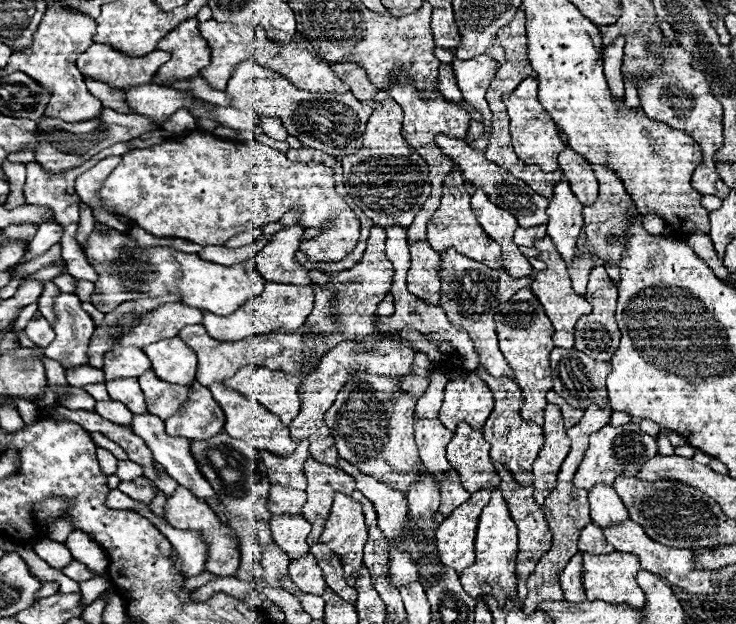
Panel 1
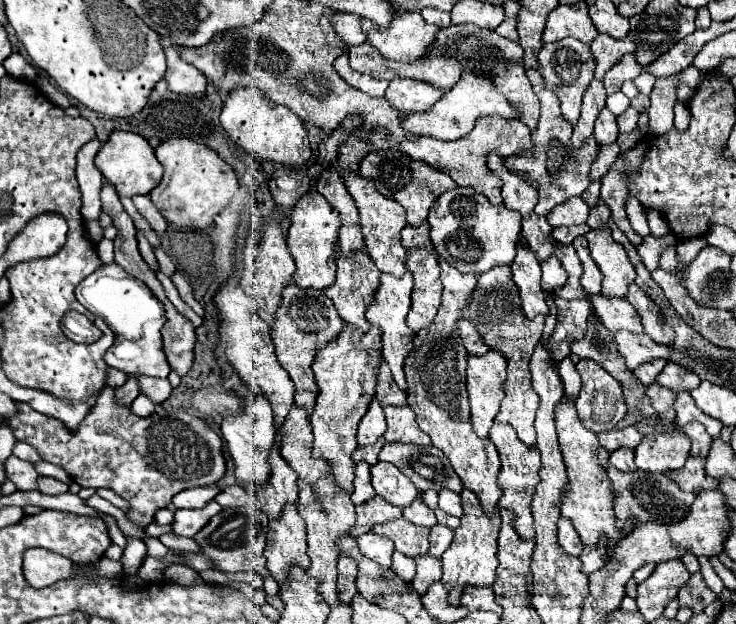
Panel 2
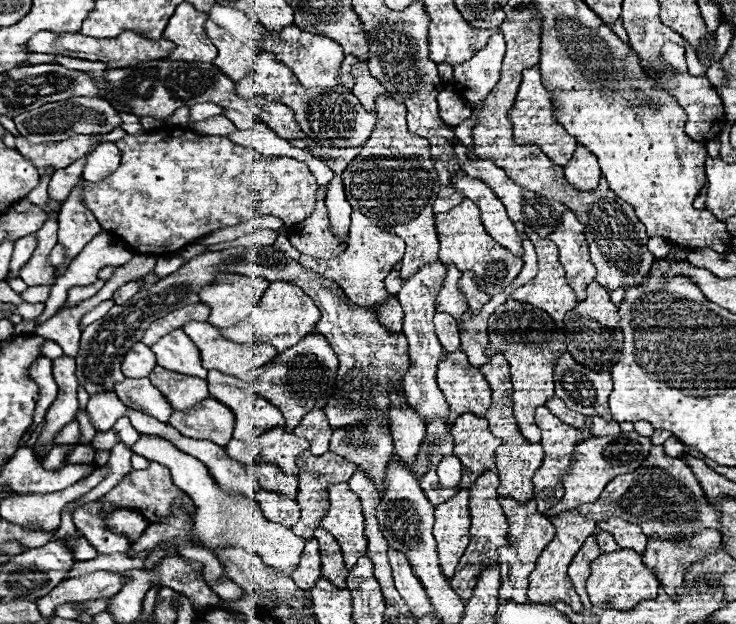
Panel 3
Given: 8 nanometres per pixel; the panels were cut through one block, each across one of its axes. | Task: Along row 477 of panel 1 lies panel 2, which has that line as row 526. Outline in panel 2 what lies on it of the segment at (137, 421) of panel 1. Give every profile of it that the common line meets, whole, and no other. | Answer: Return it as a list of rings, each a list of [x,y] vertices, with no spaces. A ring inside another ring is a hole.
[[[214,500],[208,502],[204,508],[198,508],[198,510],[176,510],[174,522],[170,524],[172,532],[176,536],[194,536],[194,532],[198,532],[202,526],[206,526],[208,520],[214,514],[218,514],[220,510],[222,510],[222,506],[216,504]]]

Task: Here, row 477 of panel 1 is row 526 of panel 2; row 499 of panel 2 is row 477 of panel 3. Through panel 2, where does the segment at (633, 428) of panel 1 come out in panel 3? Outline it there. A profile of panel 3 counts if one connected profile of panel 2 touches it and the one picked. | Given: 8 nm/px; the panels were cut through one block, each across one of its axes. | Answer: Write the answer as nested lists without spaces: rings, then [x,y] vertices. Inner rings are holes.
[[[618,432],[612,436],[592,436],[586,442],[582,442],[582,446],[576,446],[574,458],[576,462],[570,466],[570,472],[564,476],[564,498],[550,508],[544,516],[552,518],[560,512],[566,510],[576,510],[576,506],[586,504],[586,502],[594,502],[594,498],[598,498],[598,494],[602,492],[602,486],[606,486],[606,482],[610,482],[612,478],[620,476],[620,474],[628,474],[630,470],[636,470],[642,464],[642,458],[646,458],[646,454],[650,452],[650,438],[640,436],[638,432]]]

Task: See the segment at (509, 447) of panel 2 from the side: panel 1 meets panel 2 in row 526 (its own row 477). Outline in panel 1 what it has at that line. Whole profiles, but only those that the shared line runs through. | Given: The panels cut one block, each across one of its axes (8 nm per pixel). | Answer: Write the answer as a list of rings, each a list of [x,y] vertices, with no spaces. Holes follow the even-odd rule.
[[[482,366],[476,372],[488,384],[488,388],[494,392],[494,402],[496,402],[492,414],[488,416],[488,420],[486,420],[486,424],[482,428],[482,434],[484,434],[486,442],[490,442],[490,446],[492,446],[490,456],[492,456],[494,462],[504,464],[512,472],[516,482],[520,482],[524,486],[530,486],[532,484],[532,464],[538,458],[538,452],[540,452],[542,442],[544,442],[542,426],[536,424],[536,422],[524,420],[520,416],[520,408],[522,408],[524,400],[522,400],[522,392],[520,392],[518,384],[512,378],[492,376]]]

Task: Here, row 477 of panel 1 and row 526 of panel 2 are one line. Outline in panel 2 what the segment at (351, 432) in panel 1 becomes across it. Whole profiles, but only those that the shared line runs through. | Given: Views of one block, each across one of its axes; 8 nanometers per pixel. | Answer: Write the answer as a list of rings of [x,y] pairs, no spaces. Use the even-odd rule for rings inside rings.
[[[398,518],[394,522],[386,522],[386,524],[376,524],[372,528],[374,534],[386,536],[394,542],[396,550],[406,554],[406,556],[420,556],[428,552],[428,528],[422,526],[414,526],[404,518]]]

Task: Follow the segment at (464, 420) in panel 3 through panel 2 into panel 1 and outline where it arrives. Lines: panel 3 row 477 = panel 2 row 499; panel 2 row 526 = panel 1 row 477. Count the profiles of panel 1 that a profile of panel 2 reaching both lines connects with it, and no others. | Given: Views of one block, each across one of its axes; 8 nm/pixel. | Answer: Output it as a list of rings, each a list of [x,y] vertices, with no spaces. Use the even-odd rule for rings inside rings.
[[[468,424],[456,428],[456,434],[446,448],[446,458],[470,494],[500,484],[500,476],[490,462],[490,444],[480,430],[472,430]]]

